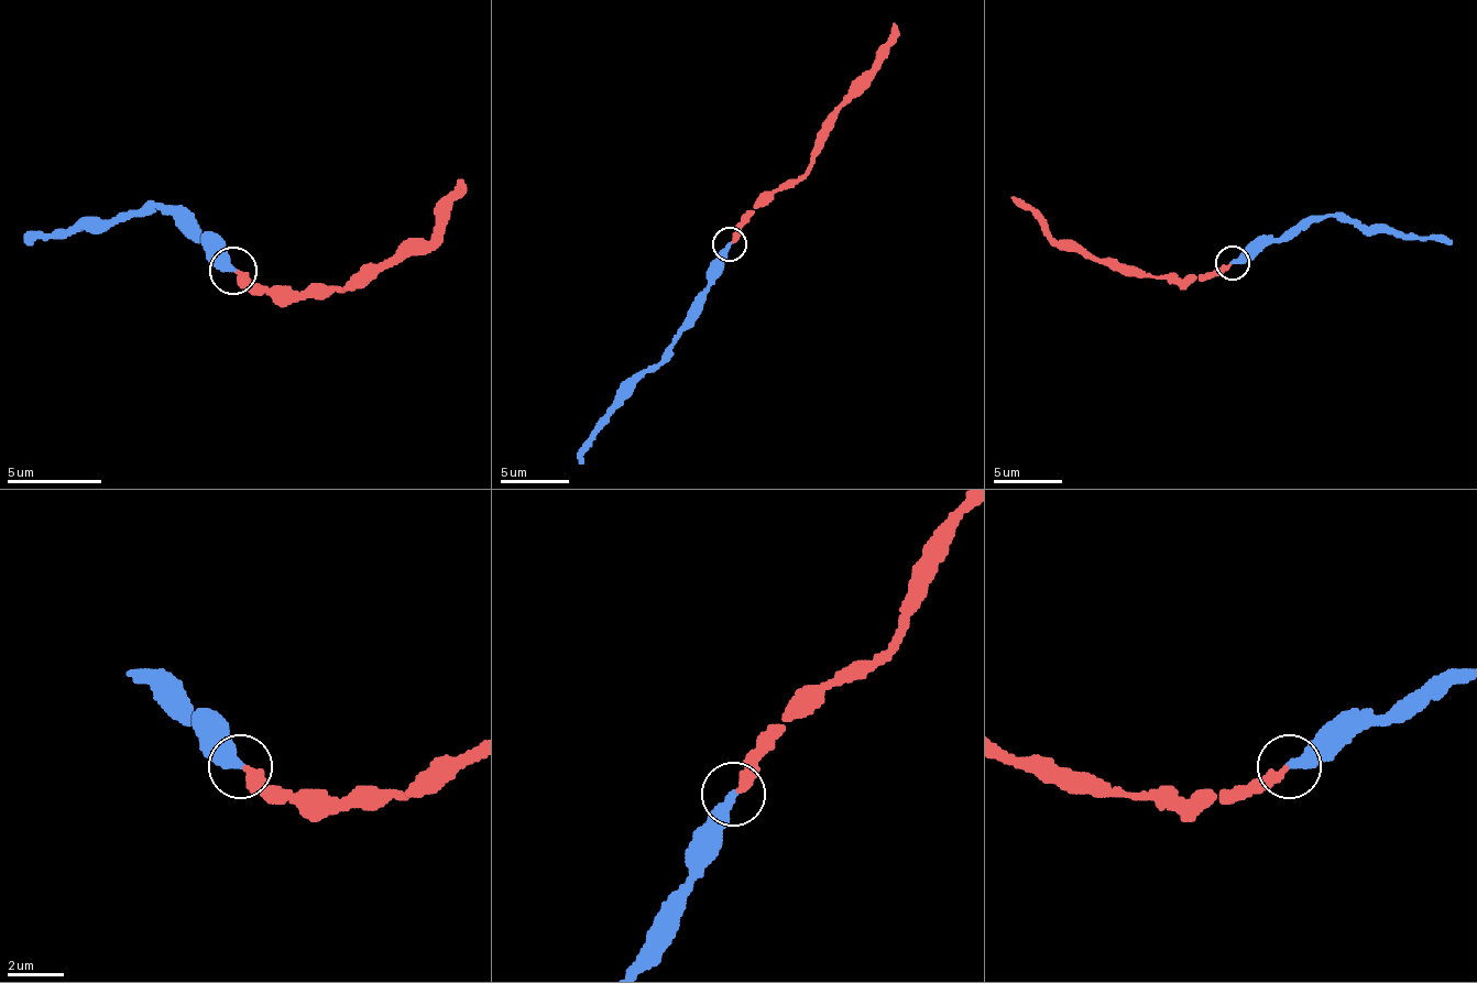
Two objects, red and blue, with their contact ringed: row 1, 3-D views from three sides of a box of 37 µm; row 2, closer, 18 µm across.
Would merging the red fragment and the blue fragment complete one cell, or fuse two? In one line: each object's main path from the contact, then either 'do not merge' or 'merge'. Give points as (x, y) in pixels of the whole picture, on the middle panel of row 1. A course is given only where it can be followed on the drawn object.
red via (730, 241), (751, 214), (802, 175), (823, 120), (868, 75), (896, 23) | blue via (730, 244), (686, 331), (620, 403), (578, 462) | merge

